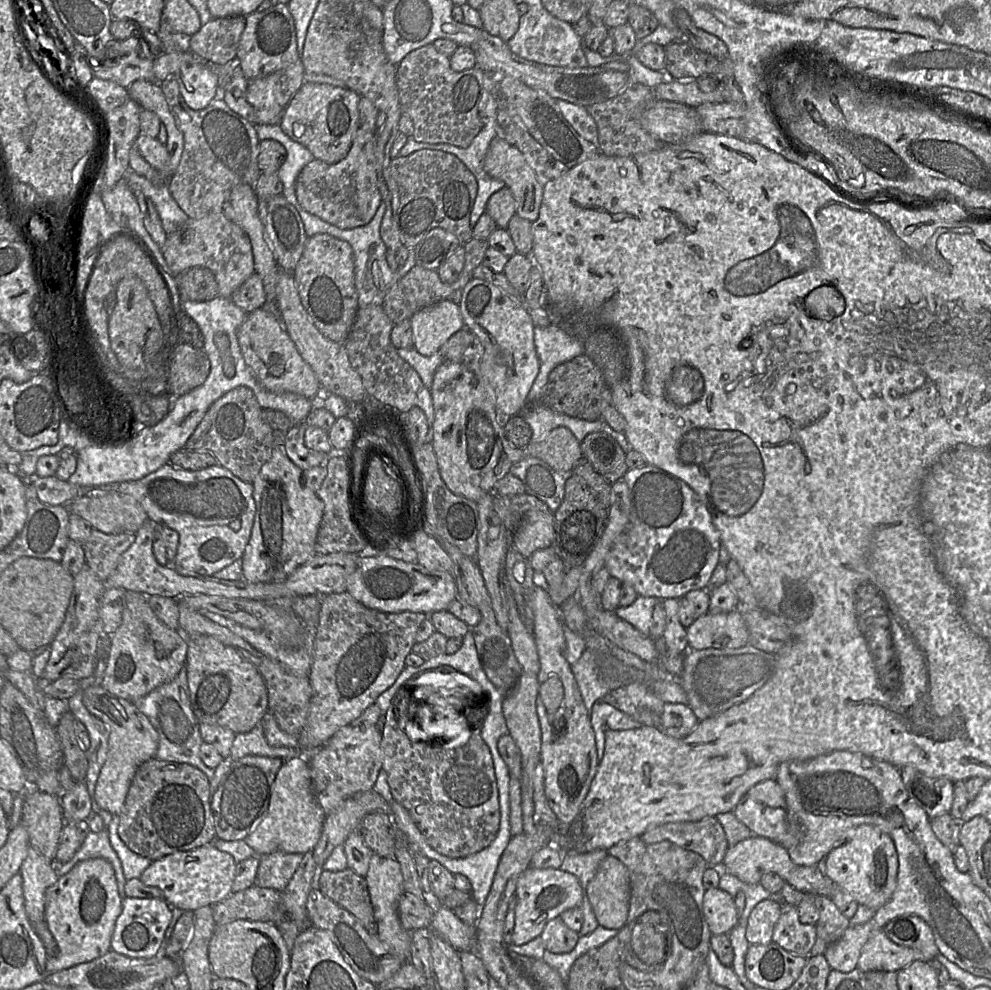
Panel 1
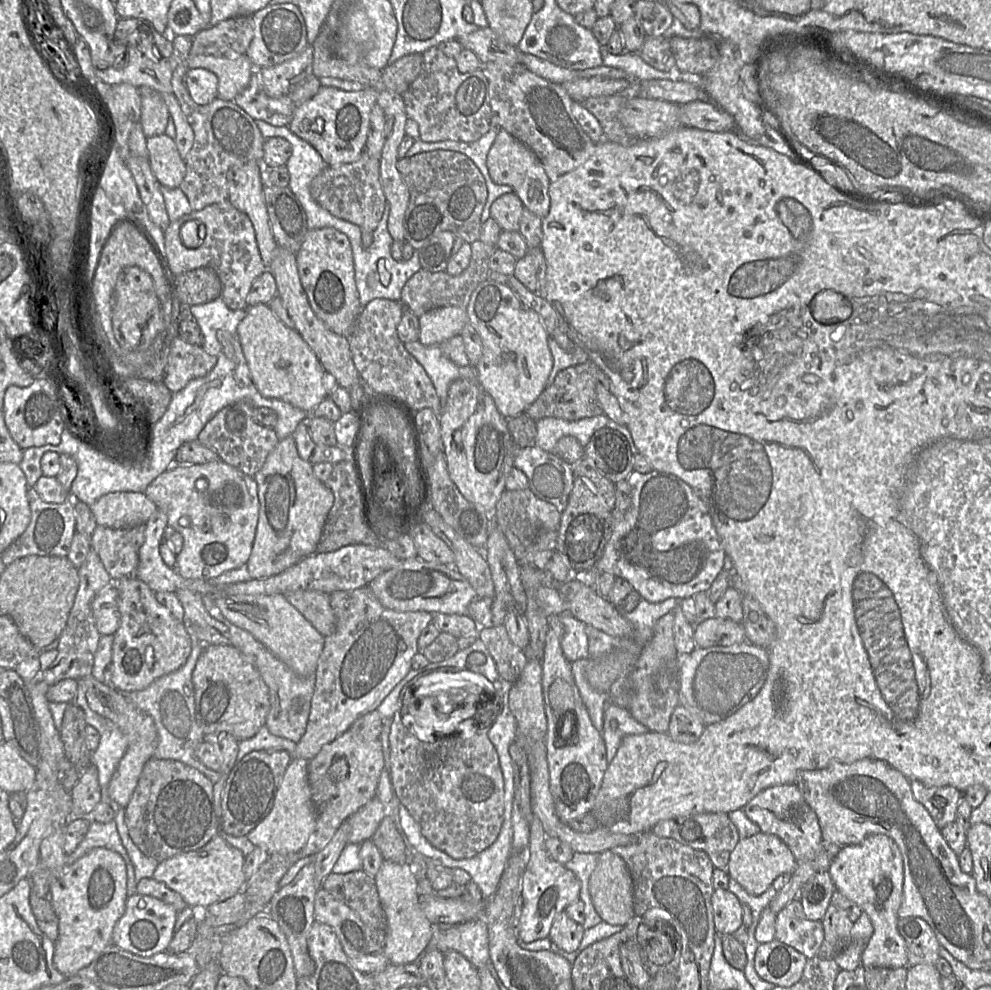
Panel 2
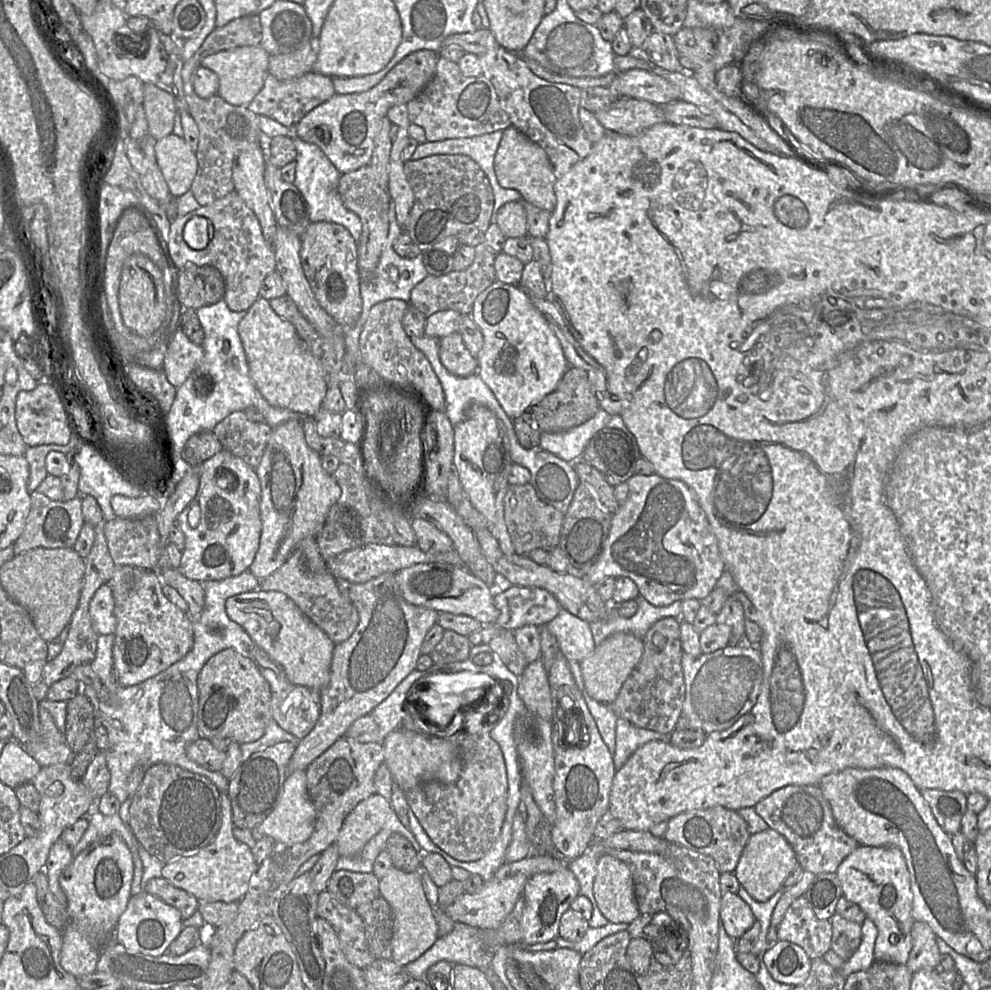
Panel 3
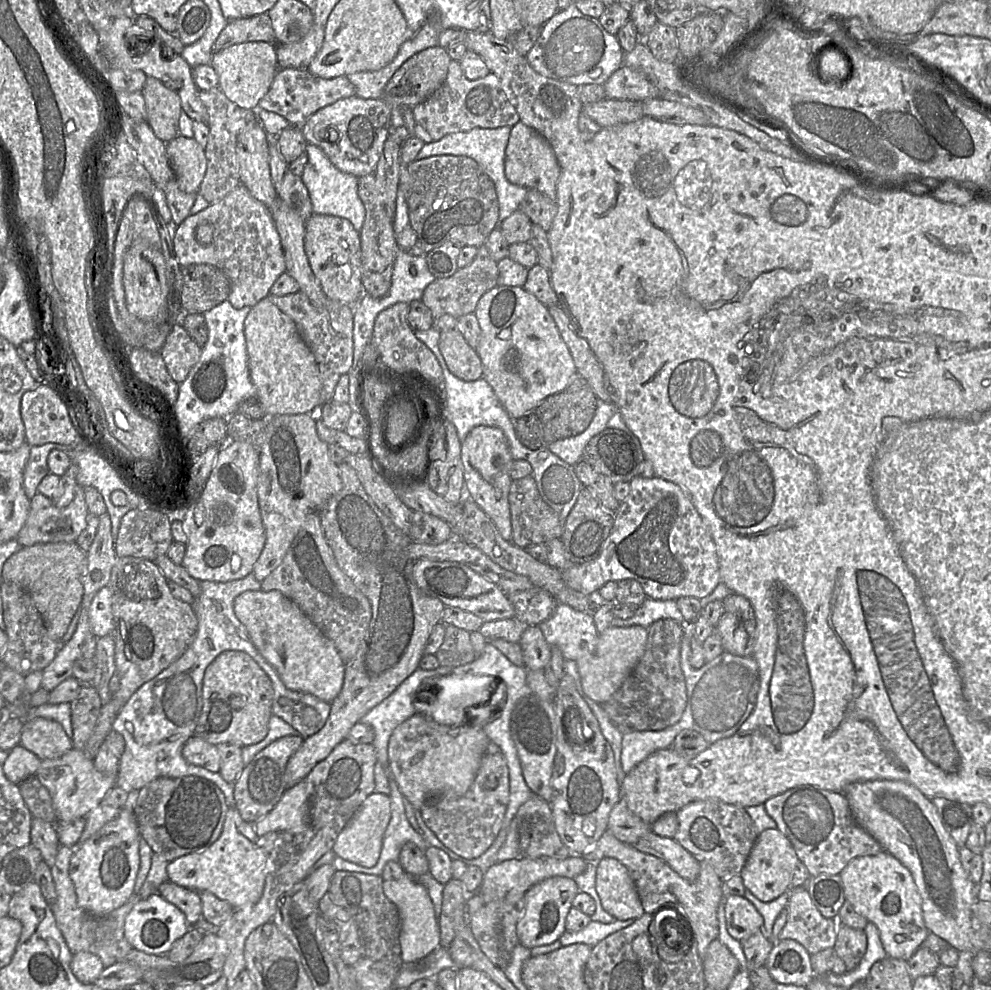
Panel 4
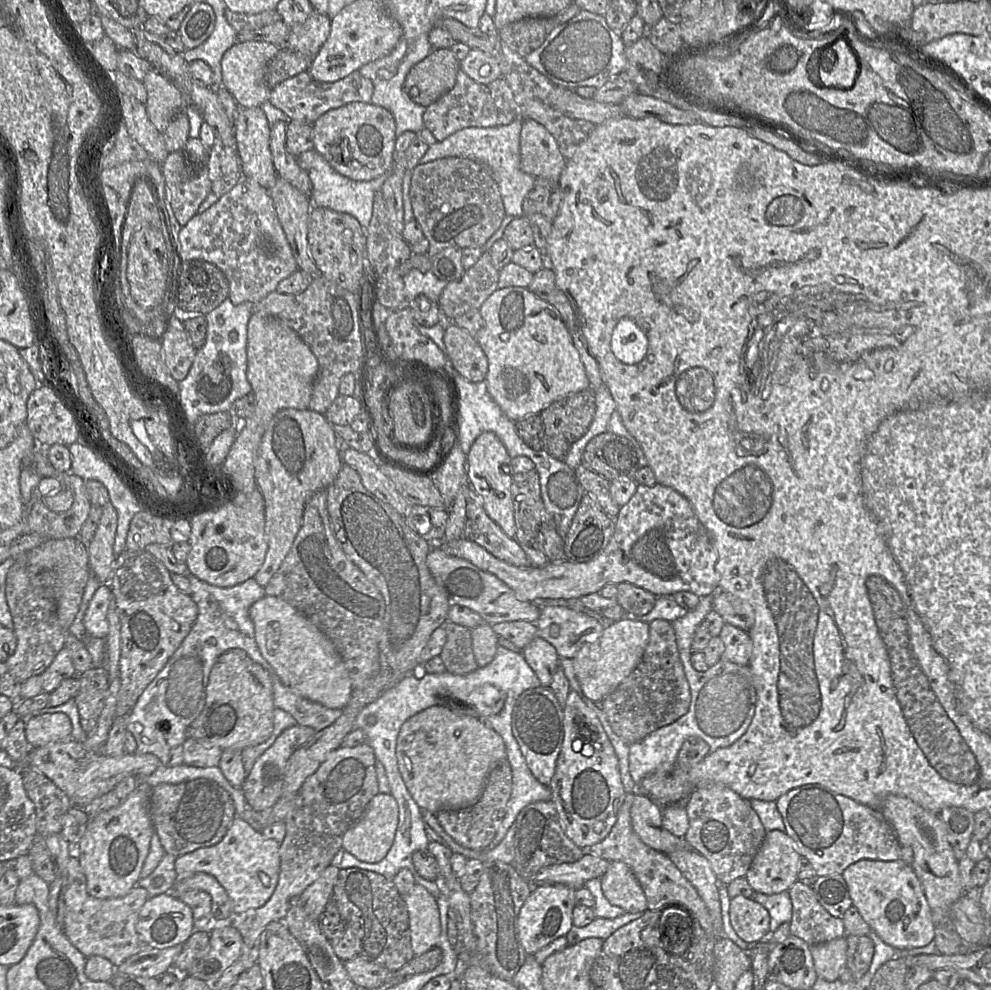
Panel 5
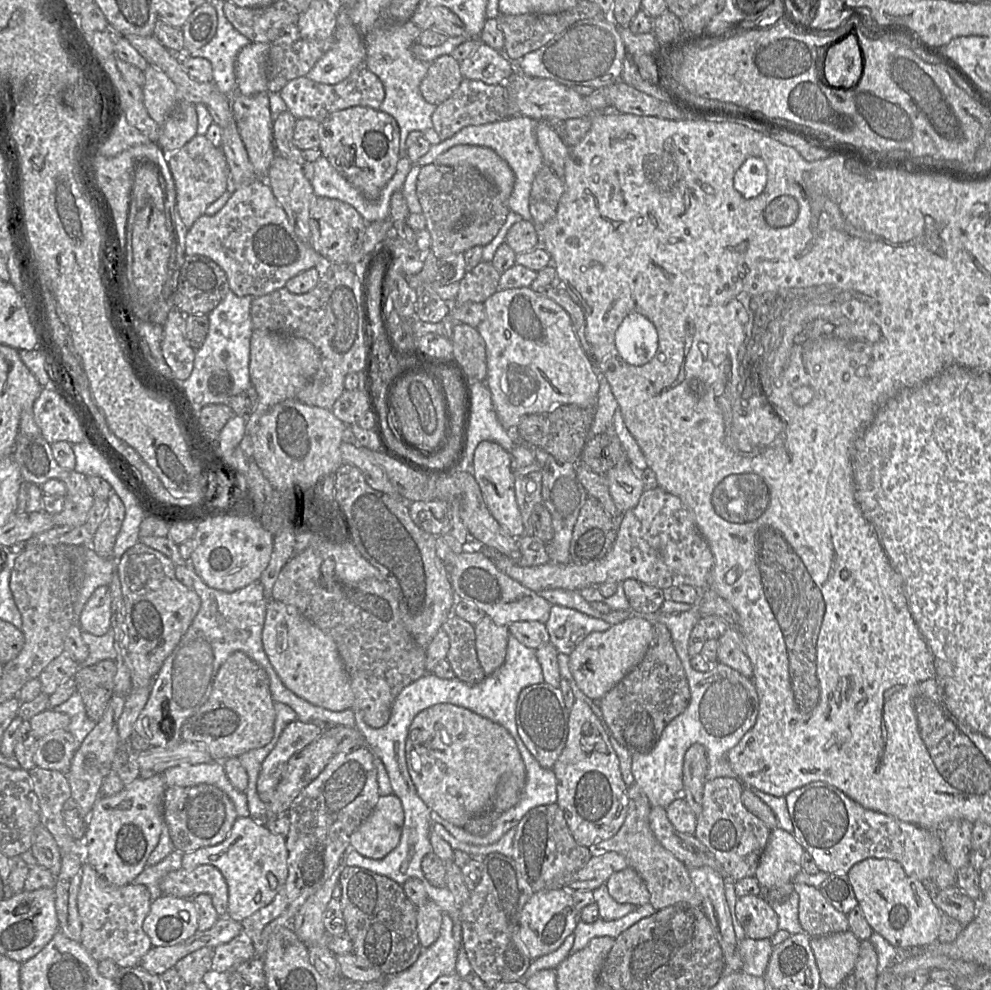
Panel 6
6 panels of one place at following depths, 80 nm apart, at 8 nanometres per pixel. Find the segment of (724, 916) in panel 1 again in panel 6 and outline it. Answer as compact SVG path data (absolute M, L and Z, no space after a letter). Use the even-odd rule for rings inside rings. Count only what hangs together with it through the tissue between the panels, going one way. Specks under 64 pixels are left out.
M763 896L738 897L735 915L744 929L745 937L770 939L779 930L778 915Z

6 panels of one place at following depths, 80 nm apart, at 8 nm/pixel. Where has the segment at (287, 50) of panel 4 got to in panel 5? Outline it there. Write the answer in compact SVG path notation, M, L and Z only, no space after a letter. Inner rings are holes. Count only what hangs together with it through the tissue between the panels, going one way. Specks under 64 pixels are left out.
M313 11L307 20L291 28L285 47L308 56L315 56L327 40L331 18L327 14Z

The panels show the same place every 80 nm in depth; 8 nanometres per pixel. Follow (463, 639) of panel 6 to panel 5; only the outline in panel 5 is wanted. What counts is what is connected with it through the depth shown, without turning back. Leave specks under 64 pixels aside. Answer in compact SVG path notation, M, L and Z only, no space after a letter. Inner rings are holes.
M446 621L446 642L439 655L446 670L452 674L465 675L475 671L479 666L472 649L471 629Z

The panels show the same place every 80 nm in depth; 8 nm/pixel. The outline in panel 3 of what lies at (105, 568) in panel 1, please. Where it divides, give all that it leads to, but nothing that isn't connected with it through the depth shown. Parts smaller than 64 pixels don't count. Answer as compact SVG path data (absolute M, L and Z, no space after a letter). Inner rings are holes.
M156 514L139 518L115 517L105 522L104 533L116 566L158 570L163 547Z

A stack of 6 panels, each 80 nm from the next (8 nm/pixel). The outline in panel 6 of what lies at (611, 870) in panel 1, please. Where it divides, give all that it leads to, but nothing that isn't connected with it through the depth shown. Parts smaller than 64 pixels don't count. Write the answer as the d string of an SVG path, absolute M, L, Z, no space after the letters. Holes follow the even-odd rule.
M631 867L613 873L605 885L609 894L618 903L629 903L640 907L650 902L650 893L645 881Z

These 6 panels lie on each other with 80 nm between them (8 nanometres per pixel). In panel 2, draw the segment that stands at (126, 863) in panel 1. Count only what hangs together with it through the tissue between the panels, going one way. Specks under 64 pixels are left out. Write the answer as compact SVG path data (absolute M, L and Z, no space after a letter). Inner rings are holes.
M119 808L114 821L127 855L134 867L135 880L138 882L144 878L152 878L152 875L159 864L153 858L144 855L131 840L125 824L125 808Z

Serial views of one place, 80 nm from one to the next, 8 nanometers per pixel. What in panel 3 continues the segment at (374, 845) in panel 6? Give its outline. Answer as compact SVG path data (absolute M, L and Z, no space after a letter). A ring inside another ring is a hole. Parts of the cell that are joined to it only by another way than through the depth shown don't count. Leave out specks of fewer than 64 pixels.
M372 794L345 818L335 842L340 856L358 856L383 828L393 809L390 800Z

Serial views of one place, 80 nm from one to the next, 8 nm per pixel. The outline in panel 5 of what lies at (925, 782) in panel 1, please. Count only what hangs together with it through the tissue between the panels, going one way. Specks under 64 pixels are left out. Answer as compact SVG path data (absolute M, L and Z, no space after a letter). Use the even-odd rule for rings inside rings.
M958 806L944 807L937 813L944 824L947 838L957 860L966 856L966 850L974 831L974 814Z

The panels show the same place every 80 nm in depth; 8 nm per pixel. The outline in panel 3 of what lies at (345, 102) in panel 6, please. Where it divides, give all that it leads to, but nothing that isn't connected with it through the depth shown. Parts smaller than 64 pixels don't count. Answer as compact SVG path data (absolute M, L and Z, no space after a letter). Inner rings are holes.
M309 72L288 80L279 80L268 74L262 89L246 107L256 115L266 116L288 128L293 128L307 113L335 94L333 78L317 72Z

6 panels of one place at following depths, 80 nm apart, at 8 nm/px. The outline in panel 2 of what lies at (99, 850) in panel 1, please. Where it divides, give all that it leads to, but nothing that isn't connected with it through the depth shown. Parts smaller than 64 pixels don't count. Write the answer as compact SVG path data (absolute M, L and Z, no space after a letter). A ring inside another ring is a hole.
M114 819L107 823L91 821L90 828L82 842L70 855L67 855L67 866L72 865L92 849L99 847L117 852L124 860L130 860L122 845Z

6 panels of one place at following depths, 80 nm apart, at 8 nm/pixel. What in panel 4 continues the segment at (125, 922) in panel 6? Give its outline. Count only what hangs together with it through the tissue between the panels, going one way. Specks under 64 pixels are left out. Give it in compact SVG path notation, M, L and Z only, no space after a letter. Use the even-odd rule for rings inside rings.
M61 845L55 862L50 867L56 891L56 899L52 905L52 911L57 926L73 954L90 952L101 959L104 967L109 967L123 961L125 956L132 950L132 946L124 937L124 923L128 913L141 898L138 893L133 894L122 906L102 917L90 915L83 910L77 903L74 885L69 877L70 860L76 848L77 846L68 847Z

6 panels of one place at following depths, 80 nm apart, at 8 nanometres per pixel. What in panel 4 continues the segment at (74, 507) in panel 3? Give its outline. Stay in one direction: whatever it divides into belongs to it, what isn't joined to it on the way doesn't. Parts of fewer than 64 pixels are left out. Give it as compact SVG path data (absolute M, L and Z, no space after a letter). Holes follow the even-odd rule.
M76 483L75 496L66 507L57 507L53 500L36 493L30 499L29 513L25 523L17 534L16 541L21 547L48 542L75 542L86 526L89 513L85 501L84 488Z

